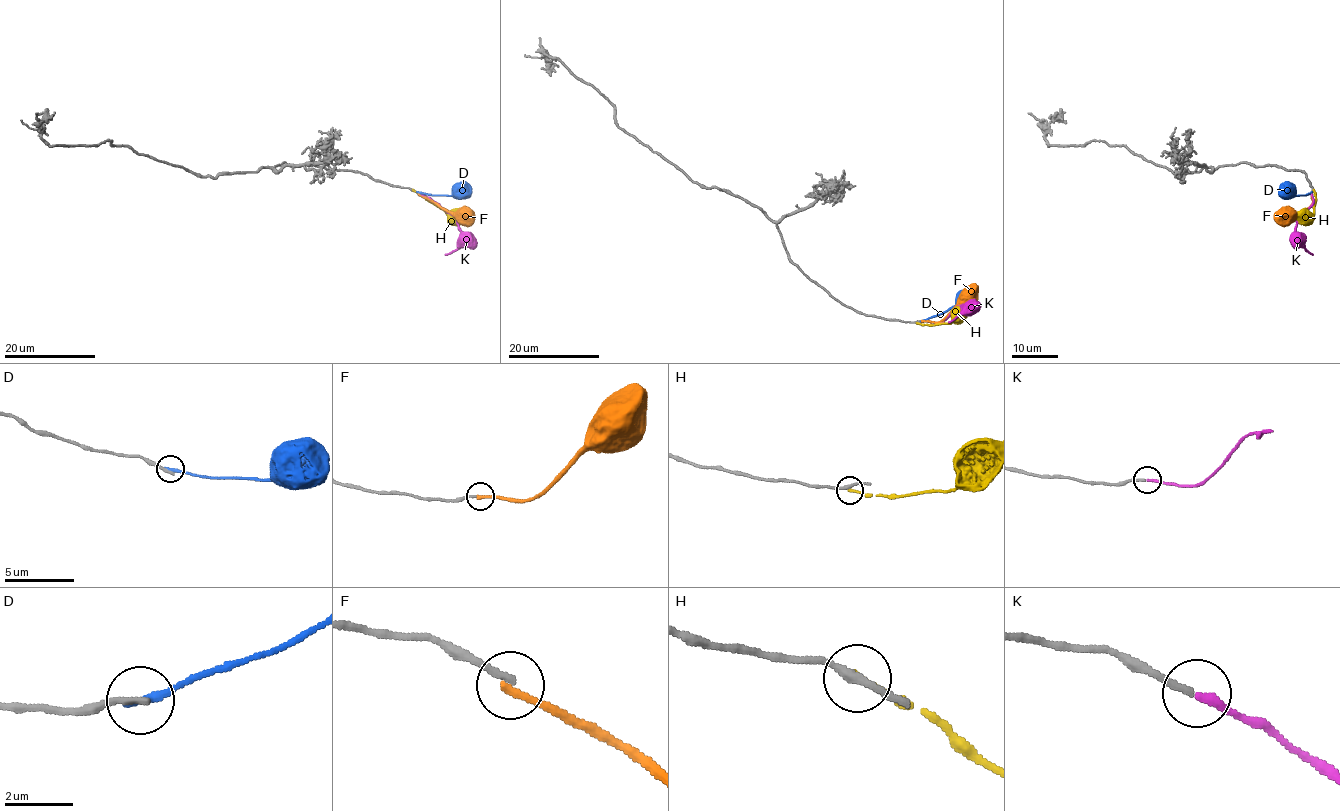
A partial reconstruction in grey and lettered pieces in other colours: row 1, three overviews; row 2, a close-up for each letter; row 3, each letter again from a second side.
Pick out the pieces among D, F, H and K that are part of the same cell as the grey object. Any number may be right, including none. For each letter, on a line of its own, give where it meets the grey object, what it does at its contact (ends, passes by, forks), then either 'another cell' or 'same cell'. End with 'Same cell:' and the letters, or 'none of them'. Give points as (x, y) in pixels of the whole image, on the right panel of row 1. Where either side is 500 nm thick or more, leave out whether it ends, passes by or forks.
D: (1311, 192) | it ends | another cell
F: (1311, 194) | it ends | another cell
H: (1313, 190) | it ends | another cell
K: (1311, 194) | it ends | same cell
Same cell: K

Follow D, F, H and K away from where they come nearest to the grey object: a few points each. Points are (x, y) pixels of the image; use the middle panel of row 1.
D: (922, 320), (952, 308), (964, 291), (970, 292)
F: (923, 320), (940, 321), (977, 285)
H: (916, 323), (952, 323), (958, 312), (969, 308)
K: (924, 320), (941, 323), (957, 305), (964, 307), (964, 310), (948, 321)

